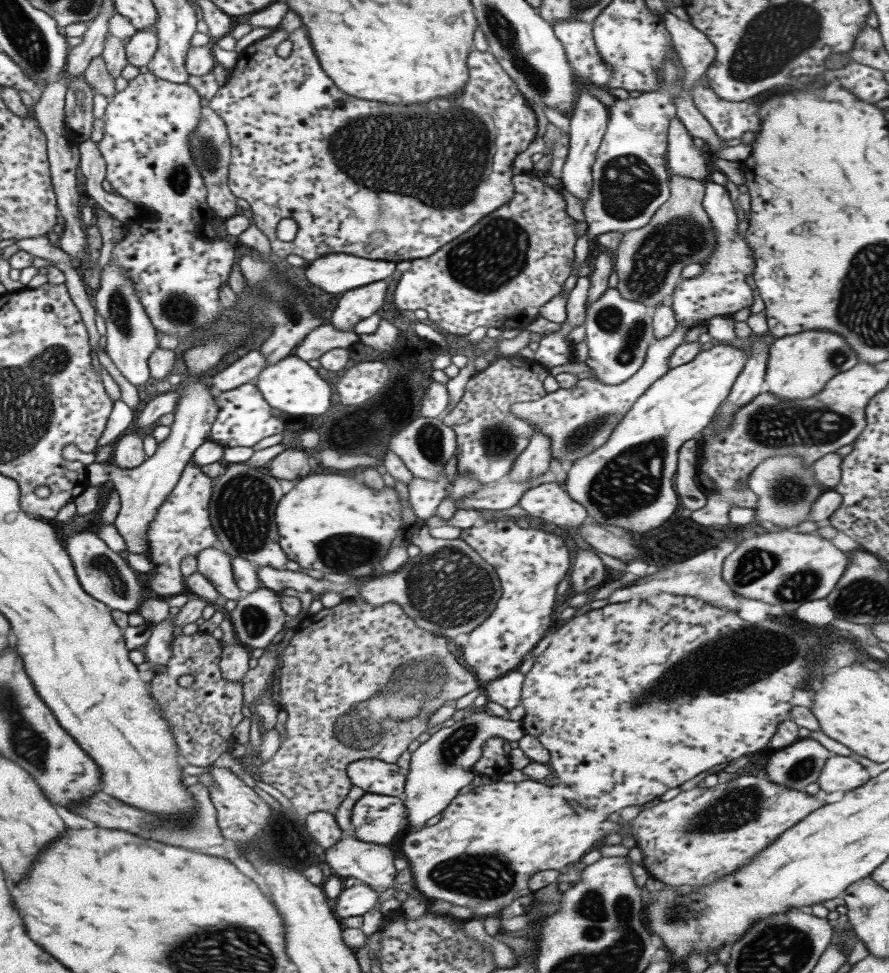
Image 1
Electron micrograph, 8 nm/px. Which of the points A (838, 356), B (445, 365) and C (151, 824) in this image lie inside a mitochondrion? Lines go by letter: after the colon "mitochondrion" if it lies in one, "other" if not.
A: mitochondrion
B: other
C: mitochondrion

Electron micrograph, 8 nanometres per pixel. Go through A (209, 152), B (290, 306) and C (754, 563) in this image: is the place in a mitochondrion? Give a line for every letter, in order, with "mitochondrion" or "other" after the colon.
A: mitochondrion
B: mitochondrion
C: mitochondrion

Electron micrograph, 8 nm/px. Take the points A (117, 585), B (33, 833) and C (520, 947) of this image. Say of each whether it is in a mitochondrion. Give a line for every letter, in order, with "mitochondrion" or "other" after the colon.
A: mitochondrion
B: other
C: other

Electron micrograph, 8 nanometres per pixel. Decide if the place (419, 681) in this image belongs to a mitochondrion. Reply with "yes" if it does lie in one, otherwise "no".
yes

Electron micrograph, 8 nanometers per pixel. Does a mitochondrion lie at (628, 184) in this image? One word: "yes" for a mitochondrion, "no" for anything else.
yes

